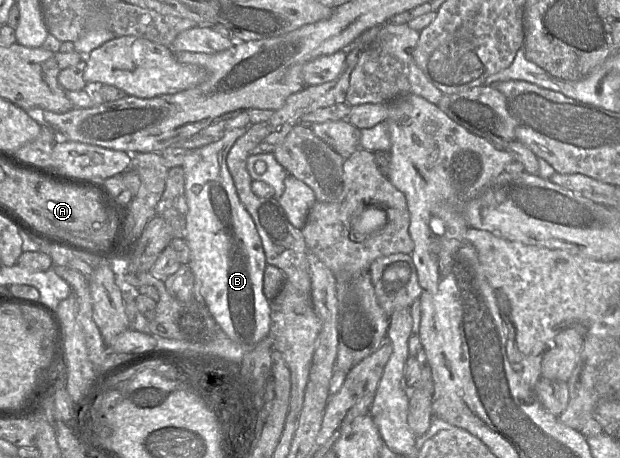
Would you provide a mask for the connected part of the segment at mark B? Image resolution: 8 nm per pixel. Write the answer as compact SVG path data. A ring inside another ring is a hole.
M249 126L244 128L232 129L227 132L220 140L191 150L191 152L185 157L182 168L185 175L185 196L188 204L188 213L185 226L185 239L190 248L190 260L188 265L194 275L195 281L200 284L201 293L205 299L206 306L216 320L220 329L237 344L242 345L243 347L255 347L260 341L268 336L270 332L270 301L263 293L263 278L267 262L265 259L262 241L256 229L255 223L251 215L246 210L245 206L240 201L233 178L227 167L227 156L230 149L232 148L236 140L243 134L245 134L248 127Z

